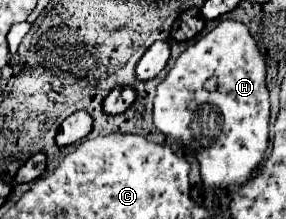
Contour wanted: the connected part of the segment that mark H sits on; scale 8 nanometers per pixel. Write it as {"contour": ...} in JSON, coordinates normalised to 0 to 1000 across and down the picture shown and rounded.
{"contour":[[[780,91],[752,137],[661,210],[619,265],[584,356],[549,393],[535,557],[556,603],[605,621],[647,676],[682,685],[717,858],[787,858],[801,840],[871,822],[885,749],[920,731],[920,694],[941,648],[941,411],[927,393],[927,256],[850,100]]]}

